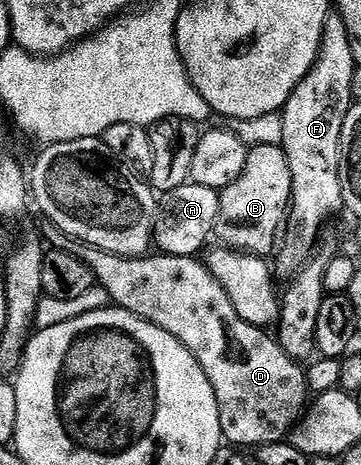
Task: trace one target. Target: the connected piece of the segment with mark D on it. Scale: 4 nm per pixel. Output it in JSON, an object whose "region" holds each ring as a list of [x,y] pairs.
{"region":[[[47,222],[45,226],[45,242],[53,250],[67,251],[80,257],[80,261],[84,261],[88,269],[92,269],[95,284],[106,290],[113,306],[122,307],[128,313],[136,313],[136,317],[164,329],[164,333],[172,333],[172,337],[176,337],[176,341],[180,341],[180,345],[184,345],[184,349],[188,349],[188,353],[196,357],[200,369],[204,369],[212,385],[212,393],[216,393],[216,405],[220,409],[220,429],[227,444],[238,449],[257,449],[269,443],[281,443],[289,436],[308,407],[308,388],[303,364],[288,357],[288,353],[284,353],[277,338],[269,330],[248,325],[248,321],[244,321],[244,317],[236,313],[232,301],[228,301],[228,293],[224,293],[224,287],[212,277],[205,262],[188,255],[176,257],[147,253],[131,257],[108,253],[89,247],[87,243],[80,243],[71,235],[65,235],[55,223]]]}

